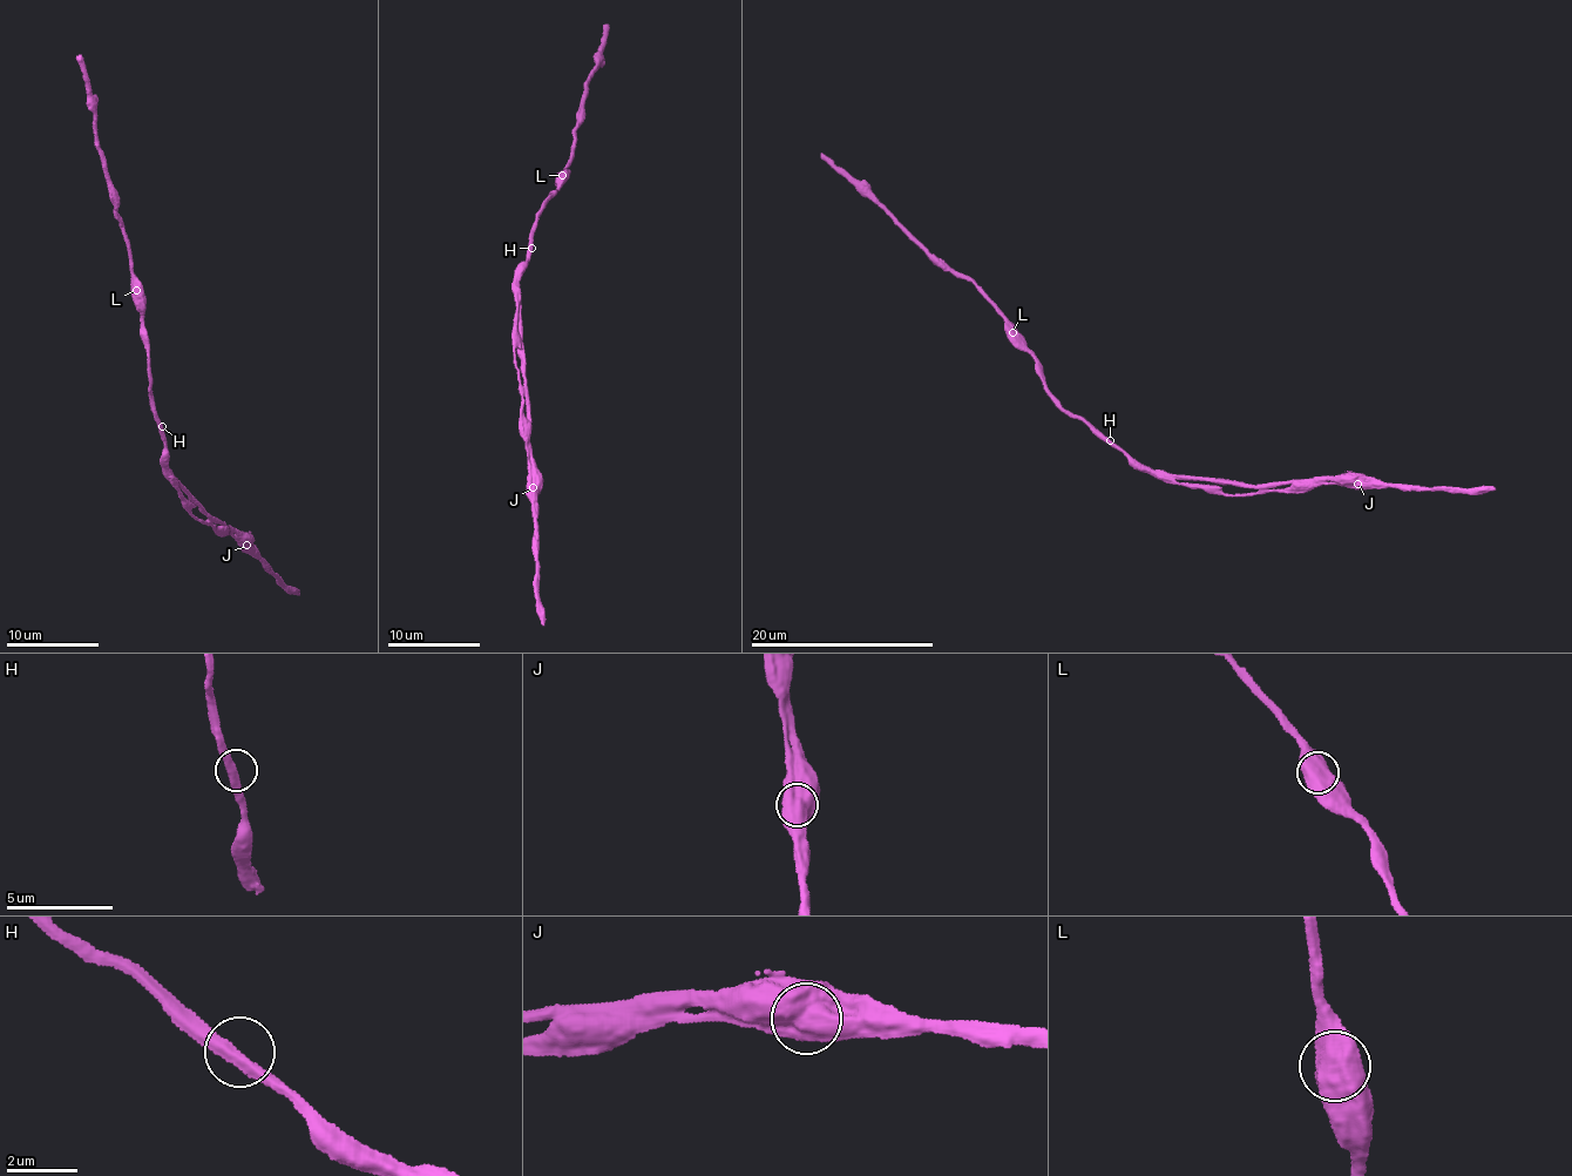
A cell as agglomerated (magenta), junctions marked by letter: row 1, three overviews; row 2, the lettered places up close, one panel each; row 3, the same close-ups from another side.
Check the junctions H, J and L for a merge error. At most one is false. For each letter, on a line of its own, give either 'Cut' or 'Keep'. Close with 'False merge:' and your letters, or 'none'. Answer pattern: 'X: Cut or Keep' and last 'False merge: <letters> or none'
H: Keep
J: Cut
L: Keep
False merge: J

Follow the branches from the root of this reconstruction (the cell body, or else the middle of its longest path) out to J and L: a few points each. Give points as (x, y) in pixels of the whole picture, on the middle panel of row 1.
J: (529, 245), (517, 301), (529, 484), (533, 486)
L: (529, 245), (537, 213), (550, 197), (557, 194), (562, 175)

